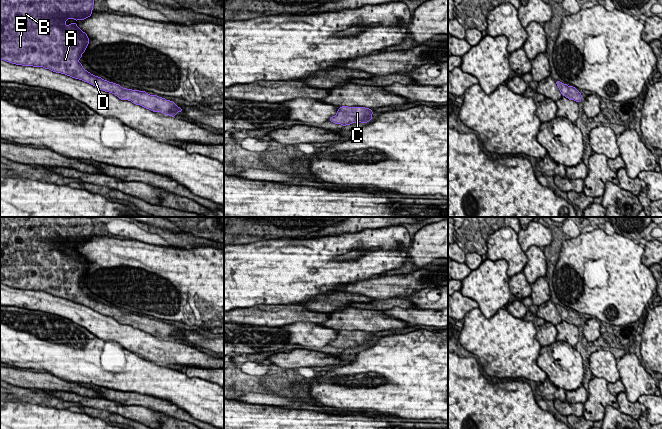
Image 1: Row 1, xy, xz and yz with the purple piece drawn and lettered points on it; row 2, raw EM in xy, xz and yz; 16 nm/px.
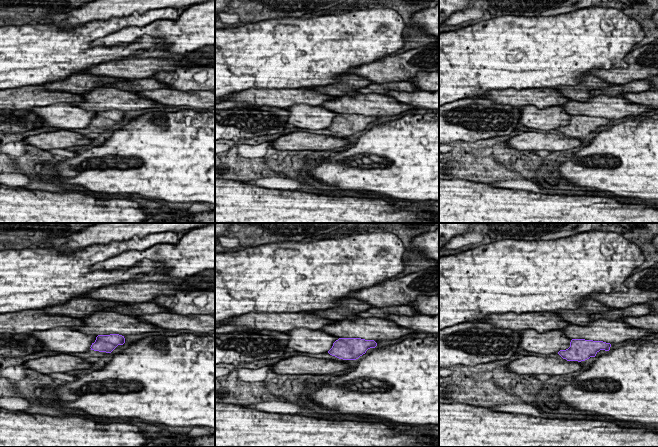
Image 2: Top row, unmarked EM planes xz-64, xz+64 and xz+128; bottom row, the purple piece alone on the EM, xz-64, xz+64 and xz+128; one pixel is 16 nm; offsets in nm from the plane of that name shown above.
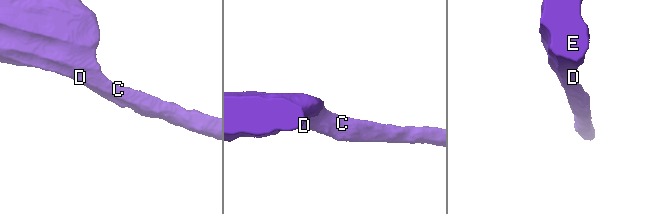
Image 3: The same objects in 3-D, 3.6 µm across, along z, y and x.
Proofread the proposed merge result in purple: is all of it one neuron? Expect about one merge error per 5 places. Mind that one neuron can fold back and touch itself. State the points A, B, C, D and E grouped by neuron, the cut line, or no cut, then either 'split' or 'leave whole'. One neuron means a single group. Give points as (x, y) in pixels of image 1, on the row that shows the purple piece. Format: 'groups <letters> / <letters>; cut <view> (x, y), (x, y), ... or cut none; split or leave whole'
groups A B C D E; cut none; leave whole

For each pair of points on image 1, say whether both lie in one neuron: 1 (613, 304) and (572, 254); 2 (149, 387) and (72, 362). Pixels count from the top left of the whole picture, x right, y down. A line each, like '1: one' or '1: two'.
1: one
2: one

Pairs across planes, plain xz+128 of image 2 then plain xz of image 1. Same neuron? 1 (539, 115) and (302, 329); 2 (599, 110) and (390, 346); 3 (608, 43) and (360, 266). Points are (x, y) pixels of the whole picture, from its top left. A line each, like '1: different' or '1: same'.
1: same
2: different
3: same

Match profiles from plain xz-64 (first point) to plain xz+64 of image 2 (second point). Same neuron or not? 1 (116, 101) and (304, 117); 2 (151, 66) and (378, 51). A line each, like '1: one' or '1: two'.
1: two
2: two

